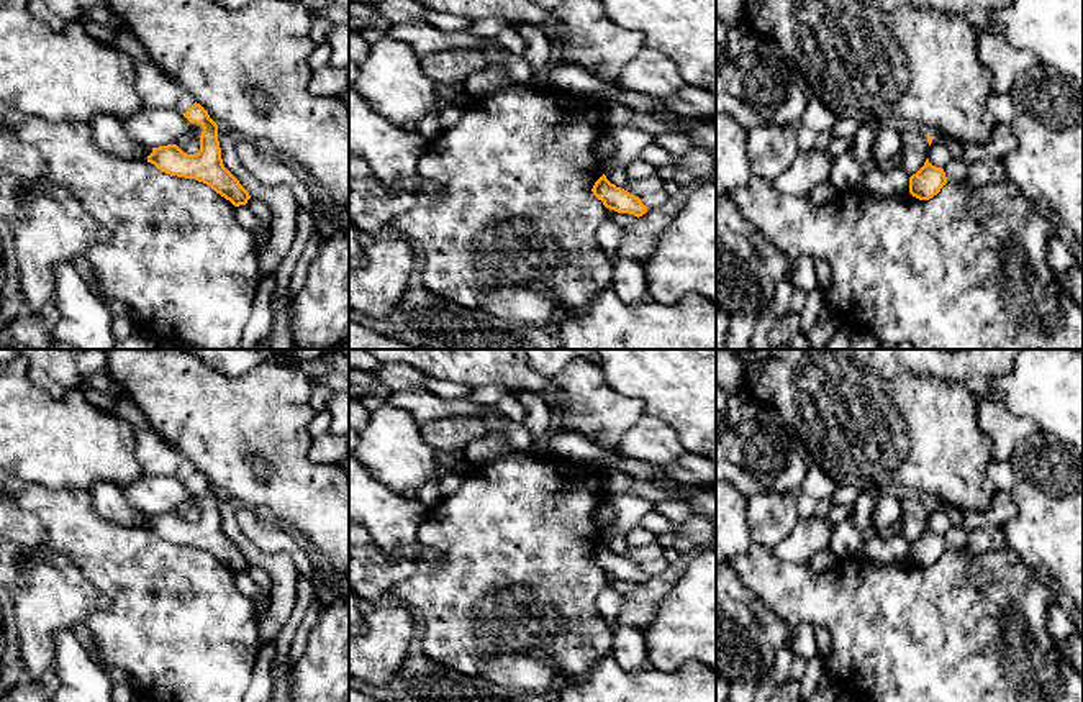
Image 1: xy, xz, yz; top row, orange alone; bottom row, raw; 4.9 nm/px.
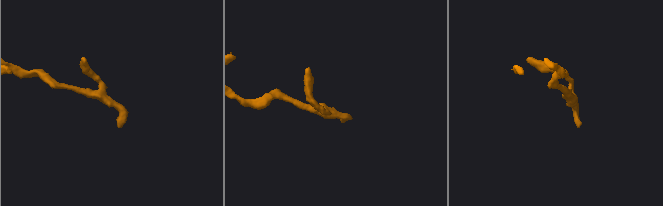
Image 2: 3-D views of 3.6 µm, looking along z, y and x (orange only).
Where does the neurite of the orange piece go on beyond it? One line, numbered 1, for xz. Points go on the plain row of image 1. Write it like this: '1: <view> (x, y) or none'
1: none

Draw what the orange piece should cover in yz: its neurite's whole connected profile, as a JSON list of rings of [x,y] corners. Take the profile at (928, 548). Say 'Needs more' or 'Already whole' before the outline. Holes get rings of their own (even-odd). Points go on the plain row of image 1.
Already whole. [[[926,526],[924,533],[909,545],[909,561],[919,568],[929,568],[947,551],[942,535],[936,535]]]

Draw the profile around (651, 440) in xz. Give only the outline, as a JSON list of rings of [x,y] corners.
[[[647,413],[621,436],[616,451],[628,461],[659,466],[672,466],[687,453],[678,435],[664,420]]]

